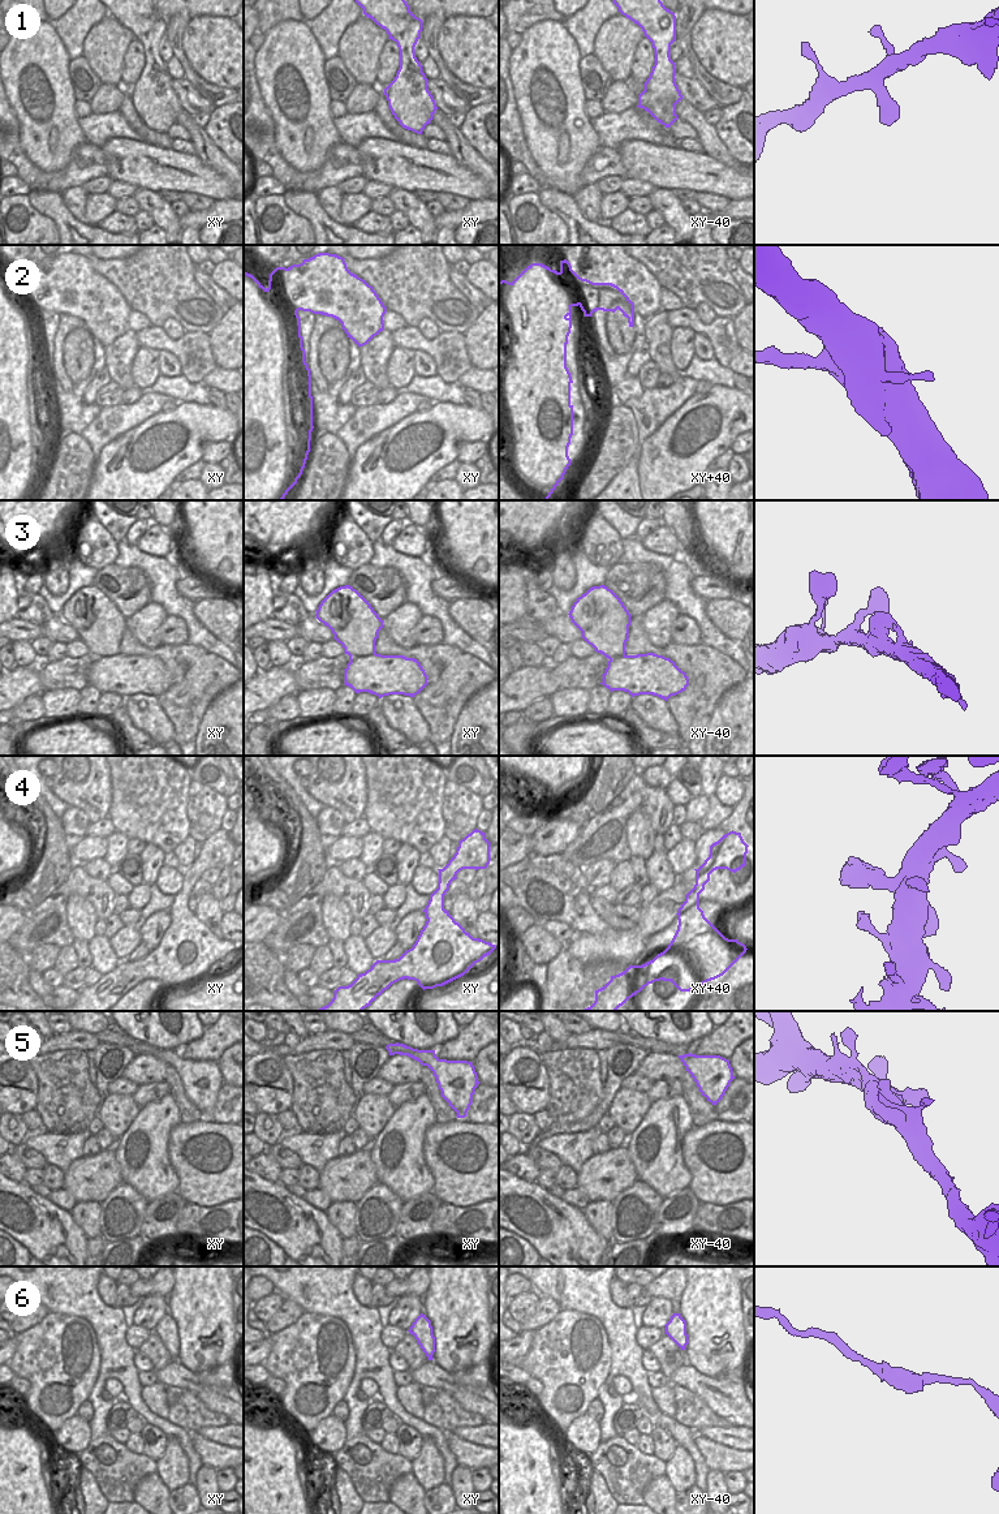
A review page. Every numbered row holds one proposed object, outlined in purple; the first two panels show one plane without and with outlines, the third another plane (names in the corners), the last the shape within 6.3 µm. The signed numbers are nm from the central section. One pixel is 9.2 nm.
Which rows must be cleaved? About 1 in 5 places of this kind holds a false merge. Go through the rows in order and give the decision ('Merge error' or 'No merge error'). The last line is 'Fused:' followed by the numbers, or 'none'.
1: No merge error
2: Merge error
3: No merge error
4: No merge error
5: No merge error
6: No merge error
Fused: 2

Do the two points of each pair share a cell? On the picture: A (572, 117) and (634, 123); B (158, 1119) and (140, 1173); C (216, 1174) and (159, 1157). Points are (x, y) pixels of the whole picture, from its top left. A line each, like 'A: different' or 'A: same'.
A: different
B: same
C: different

